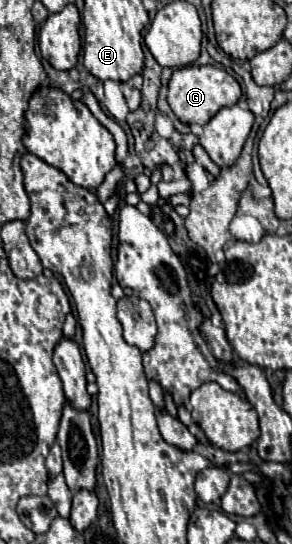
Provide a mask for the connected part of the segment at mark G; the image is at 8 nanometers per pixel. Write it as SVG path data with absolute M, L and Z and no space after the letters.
M189 65L173 71L173 77L169 81L169 93L167 101L175 113L175 117L185 125L205 125L209 119L213 119L223 107L231 107L241 99L242 91L235 77L225 73L219 67L213 65Z

